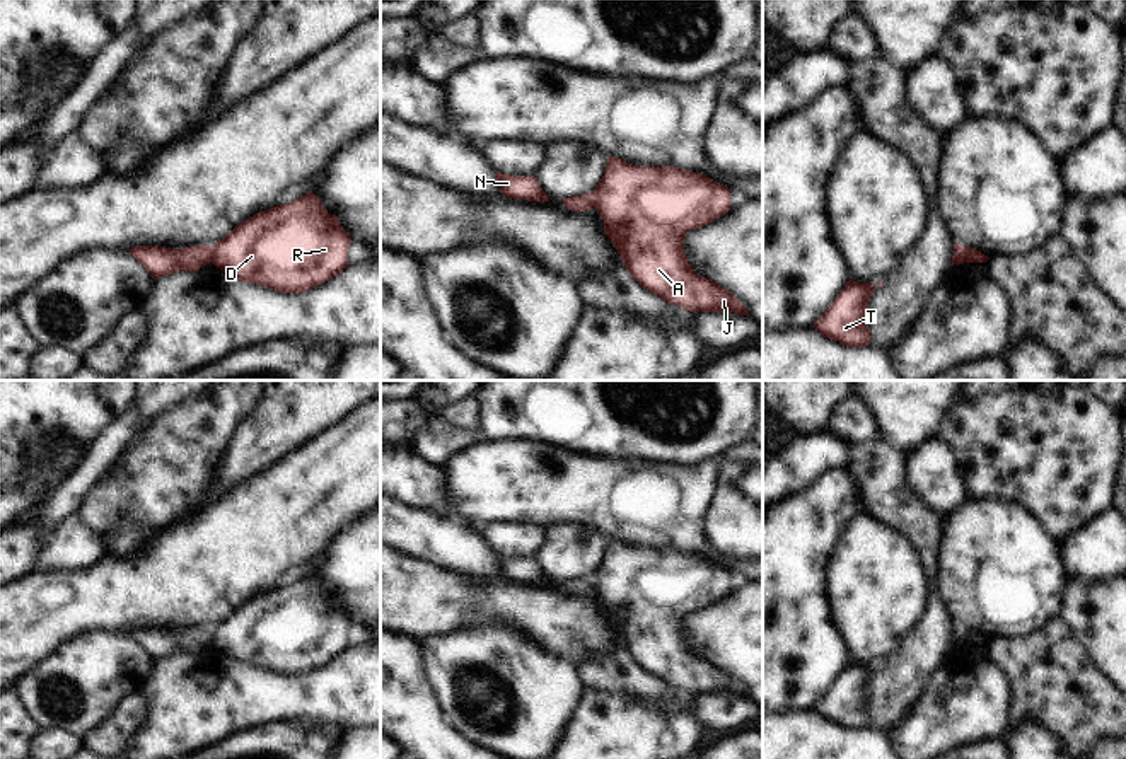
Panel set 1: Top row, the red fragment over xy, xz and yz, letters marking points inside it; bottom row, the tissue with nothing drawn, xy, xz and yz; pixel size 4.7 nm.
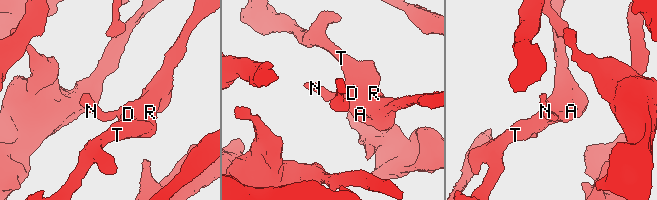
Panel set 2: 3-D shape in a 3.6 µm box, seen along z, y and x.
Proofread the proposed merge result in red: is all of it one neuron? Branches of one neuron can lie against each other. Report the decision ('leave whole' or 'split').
split

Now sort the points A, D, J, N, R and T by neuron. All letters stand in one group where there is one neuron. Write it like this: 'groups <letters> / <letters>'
groups A D J R T / N

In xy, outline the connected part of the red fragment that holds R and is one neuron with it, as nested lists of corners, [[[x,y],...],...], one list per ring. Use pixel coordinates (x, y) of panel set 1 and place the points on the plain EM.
[[[311,573],[259,594],[213,626],[212,646],[280,675],[302,675],[348,648],[350,616]]]

